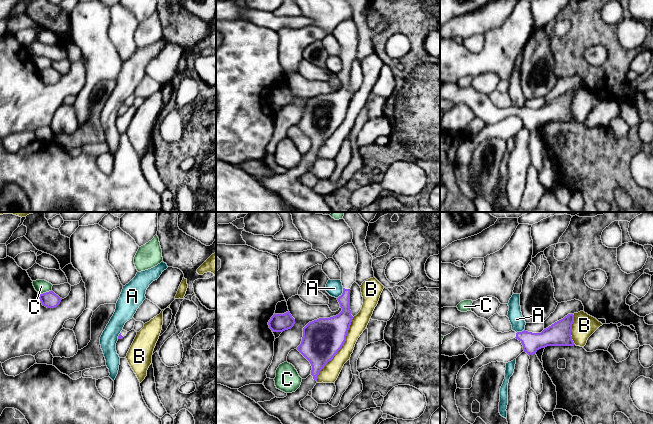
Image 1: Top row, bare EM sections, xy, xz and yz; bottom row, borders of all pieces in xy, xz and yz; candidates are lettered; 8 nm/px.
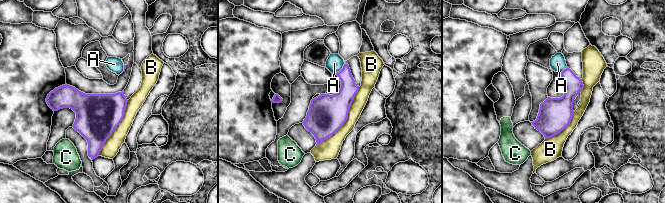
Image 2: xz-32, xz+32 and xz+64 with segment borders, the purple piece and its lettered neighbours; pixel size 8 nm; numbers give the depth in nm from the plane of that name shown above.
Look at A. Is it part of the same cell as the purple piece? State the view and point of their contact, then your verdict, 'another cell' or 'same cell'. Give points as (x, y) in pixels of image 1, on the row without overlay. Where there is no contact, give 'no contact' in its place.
contact xz (342, 69); another cell

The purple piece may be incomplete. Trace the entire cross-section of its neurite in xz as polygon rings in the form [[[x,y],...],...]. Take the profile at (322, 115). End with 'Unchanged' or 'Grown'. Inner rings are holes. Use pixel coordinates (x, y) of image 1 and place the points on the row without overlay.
[[[353,19],[341,22],[333,31],[333,35],[341,46],[341,58],[343,69],[337,74],[342,87],[330,94],[319,94],[309,98],[303,104],[303,113],[297,126],[310,138],[312,142],[311,150],[302,155],[300,163],[292,169],[287,169],[284,174],[273,174],[270,177],[257,178],[269,191],[278,194],[281,199],[290,207],[301,212],[334,212],[325,202],[324,196],[316,193],[301,183],[303,176],[317,159],[317,154],[323,143],[333,135],[346,117],[346,112],[350,104],[353,92],[350,86],[350,64],[356,57],[356,42],[358,40],[358,30]]]. Grown

